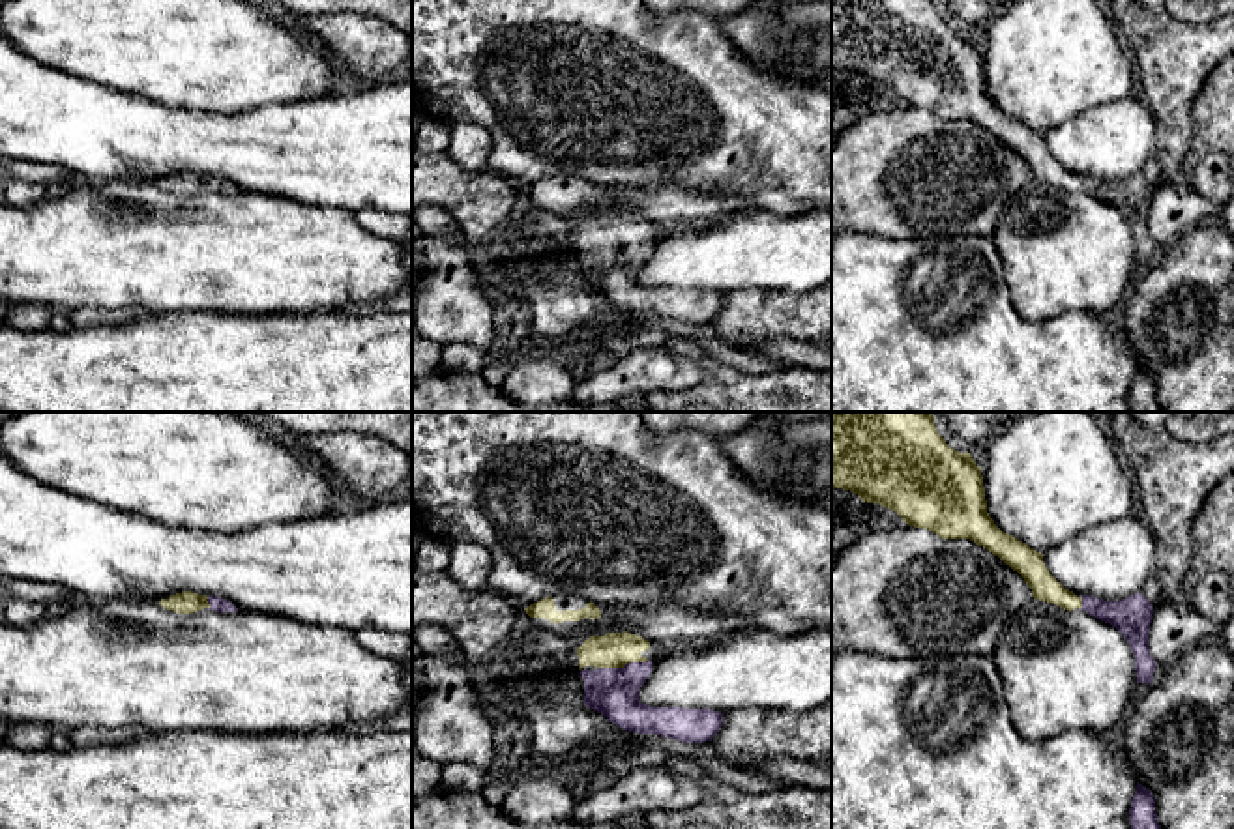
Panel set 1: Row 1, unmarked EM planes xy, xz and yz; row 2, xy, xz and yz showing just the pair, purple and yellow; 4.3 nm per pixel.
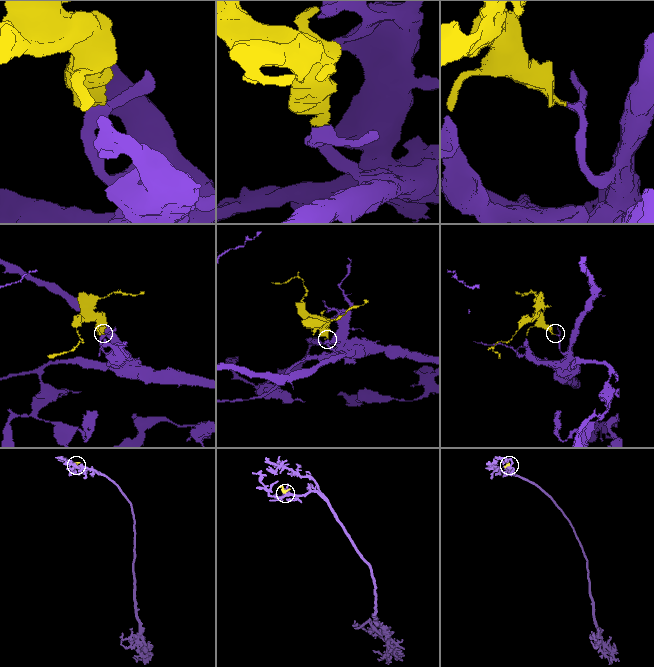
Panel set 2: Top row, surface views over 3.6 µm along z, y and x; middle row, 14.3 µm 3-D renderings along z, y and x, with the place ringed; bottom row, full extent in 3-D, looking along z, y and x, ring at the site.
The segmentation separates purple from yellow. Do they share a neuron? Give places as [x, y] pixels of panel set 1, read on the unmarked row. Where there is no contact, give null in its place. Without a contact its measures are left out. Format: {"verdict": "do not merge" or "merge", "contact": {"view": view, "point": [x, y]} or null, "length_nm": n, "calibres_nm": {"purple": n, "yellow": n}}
{"verdict": "merge", "contact": {"view": "xz", "point": [624, 247]}, "length_nm": 220, "calibres_nm": {"purple": 200, "yellow": 160}}

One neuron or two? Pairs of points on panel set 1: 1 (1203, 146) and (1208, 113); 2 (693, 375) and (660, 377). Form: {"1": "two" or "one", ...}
{"1": "one", "2": "one"}

